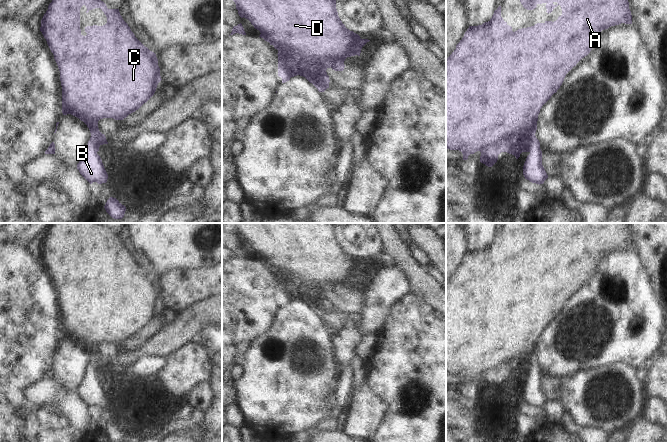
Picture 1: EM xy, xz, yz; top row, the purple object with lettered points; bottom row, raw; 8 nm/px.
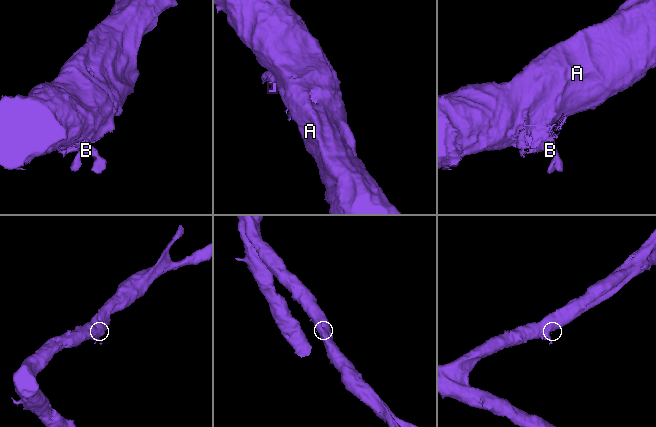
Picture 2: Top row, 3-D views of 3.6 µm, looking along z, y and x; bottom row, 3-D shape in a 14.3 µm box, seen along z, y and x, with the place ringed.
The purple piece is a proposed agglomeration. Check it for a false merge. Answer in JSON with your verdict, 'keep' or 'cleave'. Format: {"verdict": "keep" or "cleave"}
{"verdict": "cleave"}

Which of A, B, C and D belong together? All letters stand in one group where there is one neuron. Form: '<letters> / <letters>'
A C D / B

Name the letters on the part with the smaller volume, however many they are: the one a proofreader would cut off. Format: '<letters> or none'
B

